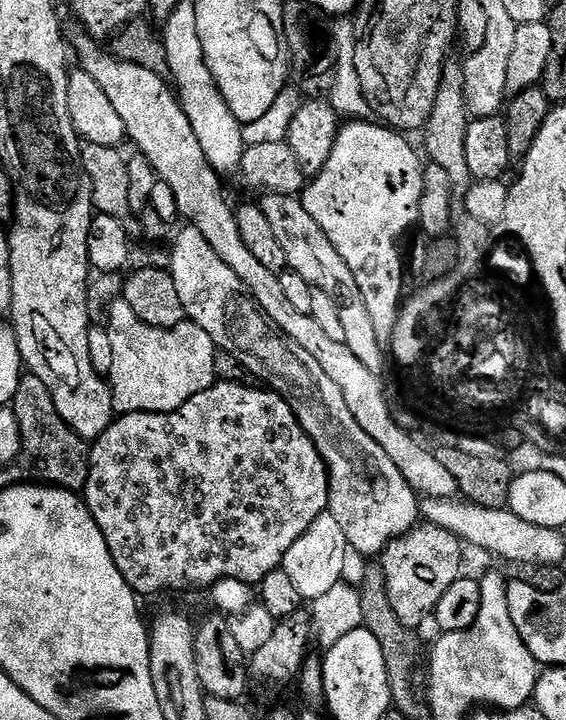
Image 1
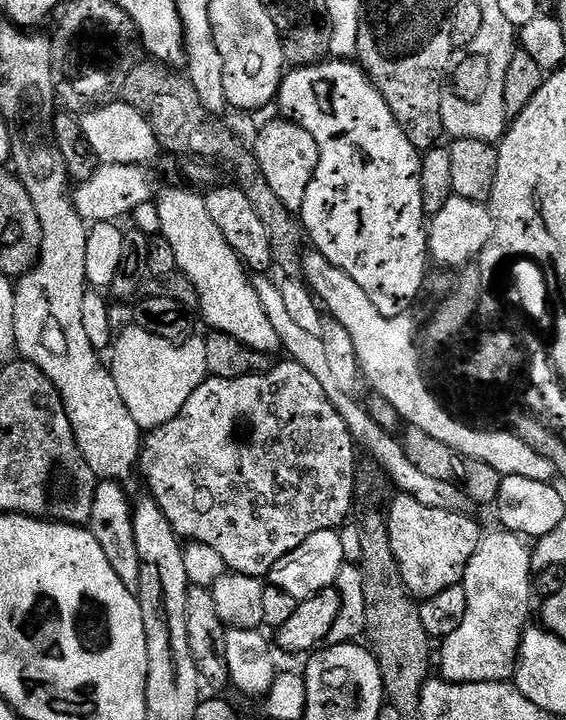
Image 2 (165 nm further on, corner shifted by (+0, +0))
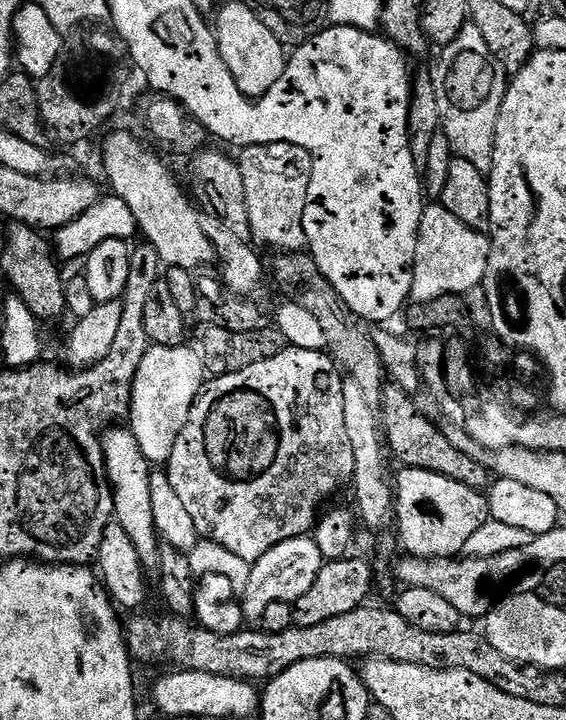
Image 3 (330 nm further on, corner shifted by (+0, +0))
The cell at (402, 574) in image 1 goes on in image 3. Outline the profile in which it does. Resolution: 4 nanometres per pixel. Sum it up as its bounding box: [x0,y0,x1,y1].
[394,467,490,560]

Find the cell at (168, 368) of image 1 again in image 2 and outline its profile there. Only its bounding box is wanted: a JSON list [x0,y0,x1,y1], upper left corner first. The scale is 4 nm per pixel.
[110,326,209,430]

